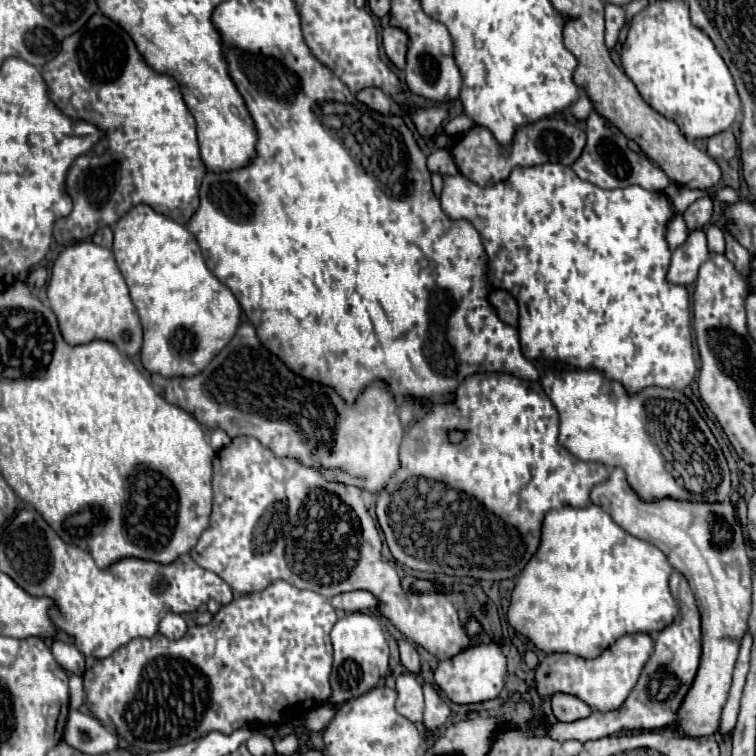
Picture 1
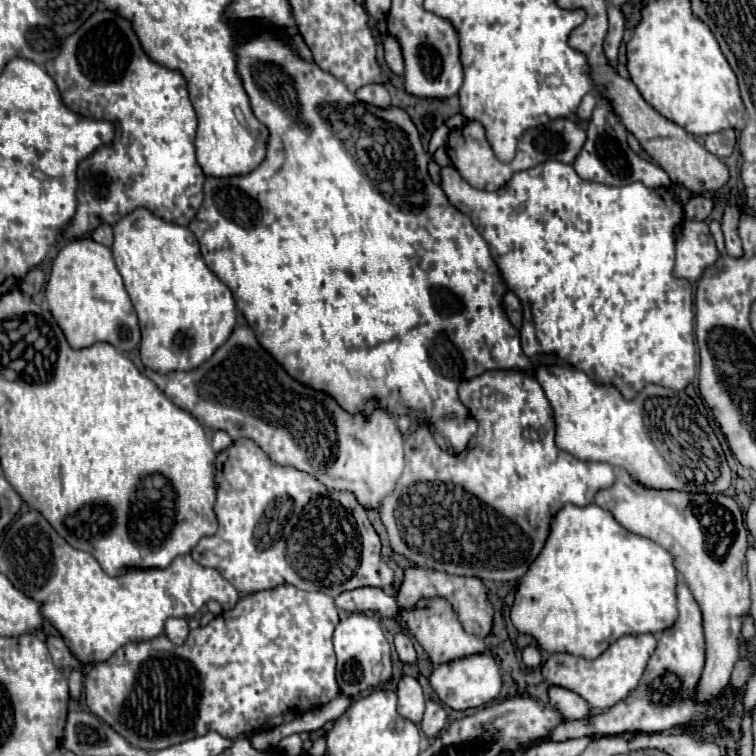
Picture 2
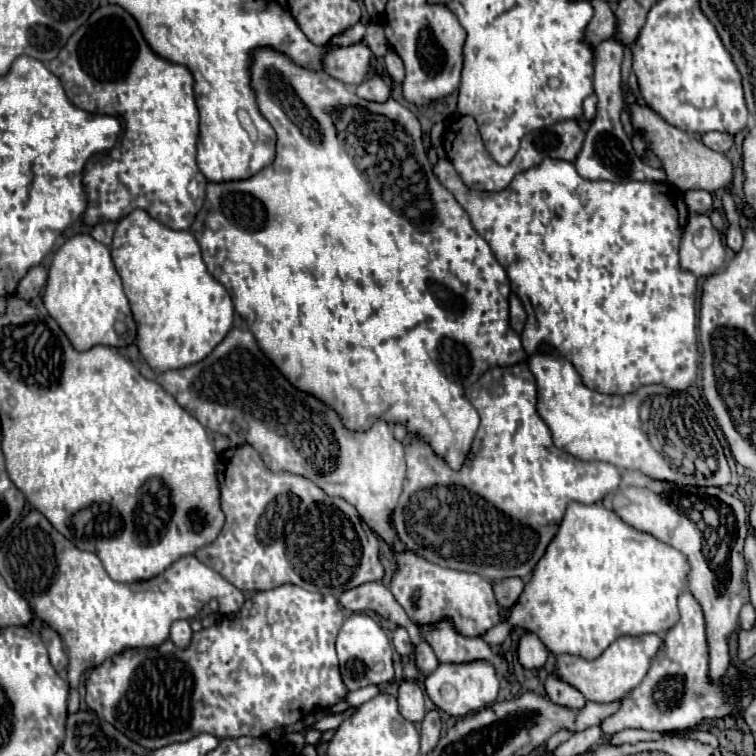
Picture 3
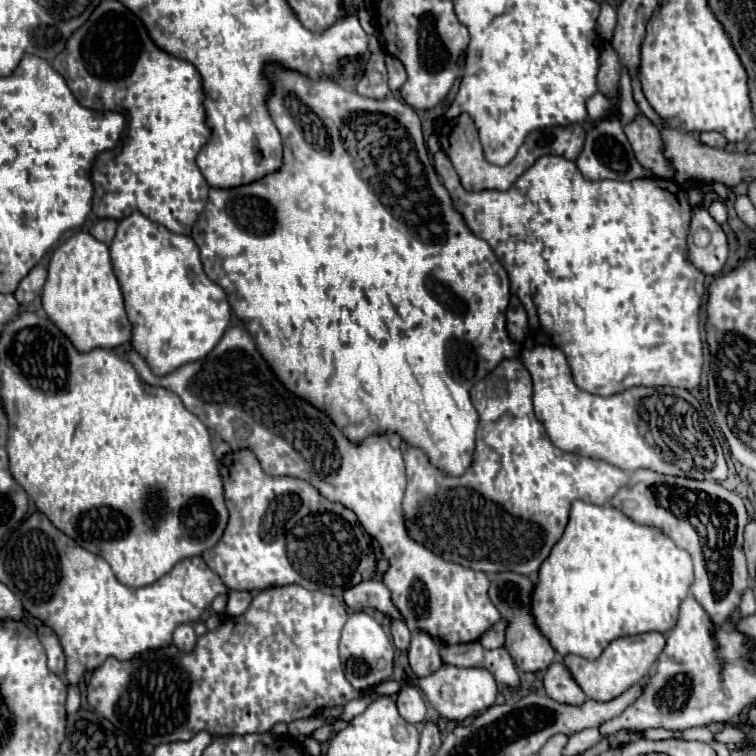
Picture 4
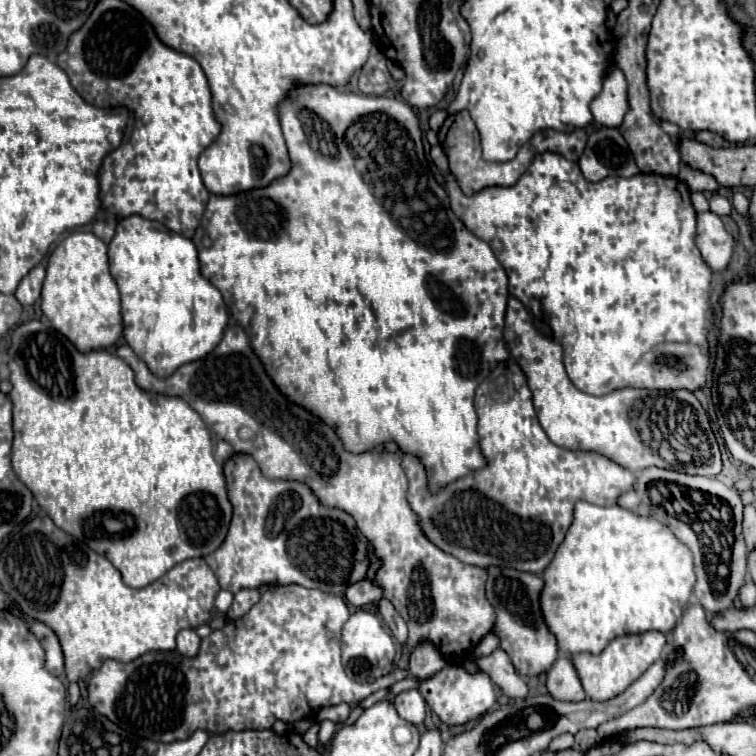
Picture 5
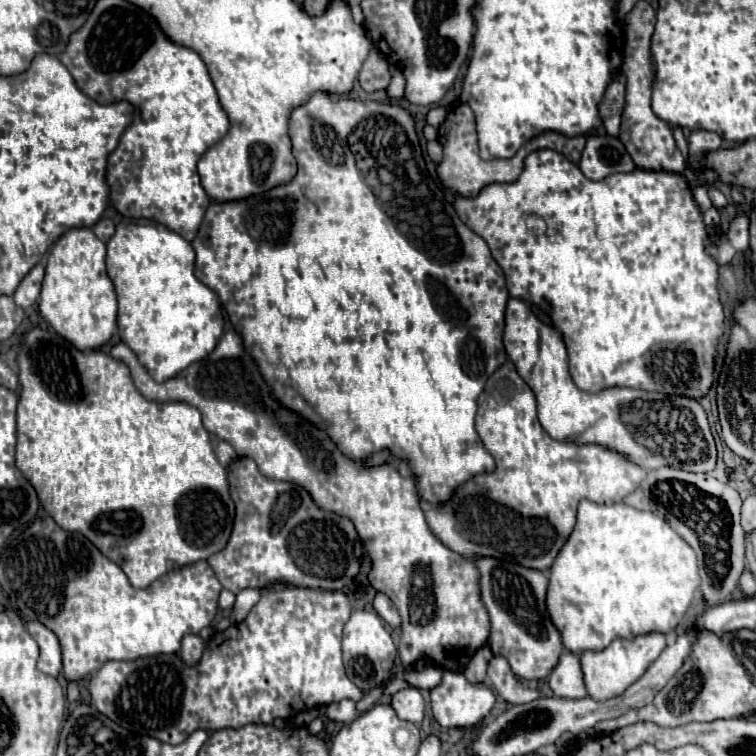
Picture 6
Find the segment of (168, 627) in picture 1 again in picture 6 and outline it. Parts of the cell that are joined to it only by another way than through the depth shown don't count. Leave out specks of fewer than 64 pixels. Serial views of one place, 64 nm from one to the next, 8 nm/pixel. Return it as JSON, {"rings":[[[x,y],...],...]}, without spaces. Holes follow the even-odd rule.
{"rings":[[[186,634],[182,638],[182,648],[180,648],[180,656],[186,664],[196,664],[202,656],[204,650],[204,640],[196,634]]]}

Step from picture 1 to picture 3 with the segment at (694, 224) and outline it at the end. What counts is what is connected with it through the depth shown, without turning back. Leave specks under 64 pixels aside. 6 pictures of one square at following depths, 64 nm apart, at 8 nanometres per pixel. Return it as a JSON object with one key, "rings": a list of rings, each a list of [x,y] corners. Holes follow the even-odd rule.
{"rings":[[[690,190],[684,194],[690,214],[708,214],[712,210],[712,196],[704,190]]]}

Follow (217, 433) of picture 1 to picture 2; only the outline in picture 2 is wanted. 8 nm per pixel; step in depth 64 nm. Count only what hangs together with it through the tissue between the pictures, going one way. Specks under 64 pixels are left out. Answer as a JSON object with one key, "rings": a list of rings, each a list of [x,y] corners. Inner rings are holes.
{"rings":[[[222,430],[214,432],[214,436],[212,436],[212,448],[214,448],[214,452],[220,452],[220,450],[228,448],[230,444],[232,444],[232,438],[226,432],[222,432]]]}

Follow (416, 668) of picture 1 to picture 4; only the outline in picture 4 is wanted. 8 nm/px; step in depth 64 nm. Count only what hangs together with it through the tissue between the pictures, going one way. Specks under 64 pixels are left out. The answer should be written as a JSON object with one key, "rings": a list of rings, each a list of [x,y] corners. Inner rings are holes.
{"rings":[[[392,620],[392,638],[394,638],[394,646],[402,652],[406,652],[410,648],[410,632],[408,626],[404,622]]]}

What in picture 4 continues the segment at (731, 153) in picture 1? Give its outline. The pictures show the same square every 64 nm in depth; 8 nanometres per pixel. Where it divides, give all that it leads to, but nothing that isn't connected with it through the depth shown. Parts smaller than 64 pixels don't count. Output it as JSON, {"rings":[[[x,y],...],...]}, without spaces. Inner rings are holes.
{"rings":[[[702,132],[700,140],[712,148],[726,148],[726,144],[728,144],[728,140],[720,132]]]}

